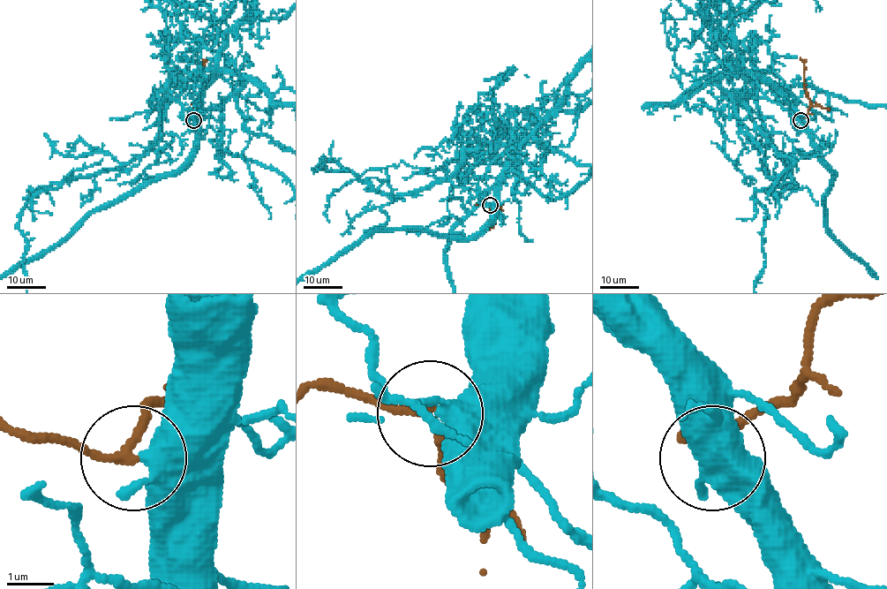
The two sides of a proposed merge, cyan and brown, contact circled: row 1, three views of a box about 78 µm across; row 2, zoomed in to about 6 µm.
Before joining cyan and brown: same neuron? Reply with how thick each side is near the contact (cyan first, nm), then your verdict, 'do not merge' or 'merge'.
480 nm thick on the cyan side, 160 nm on the other; merge

